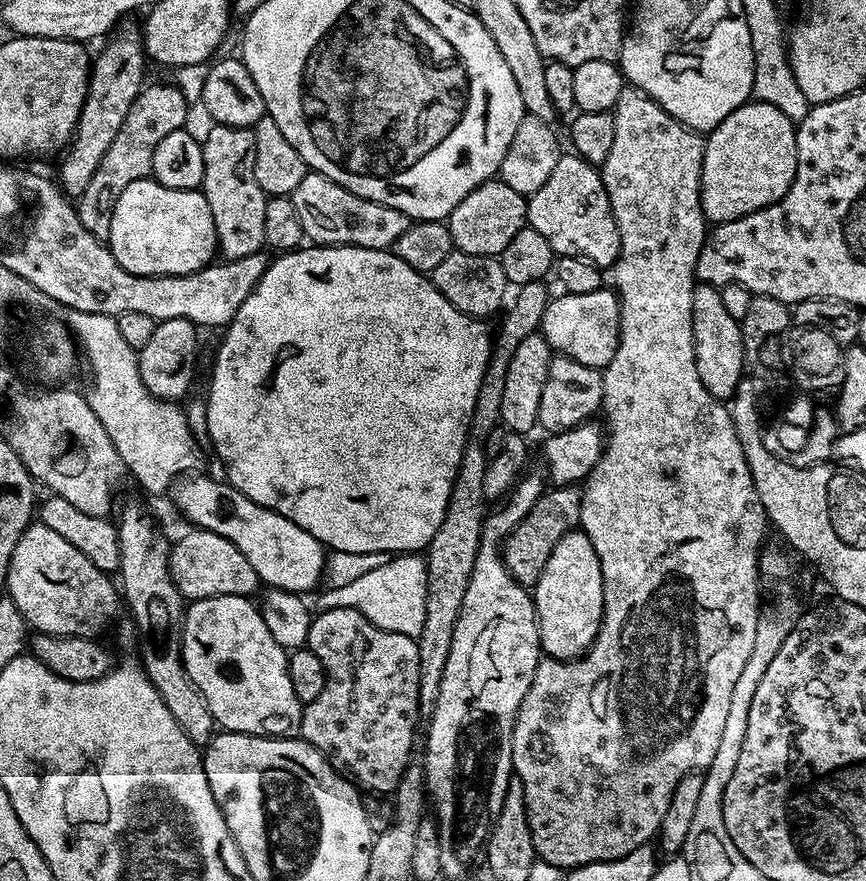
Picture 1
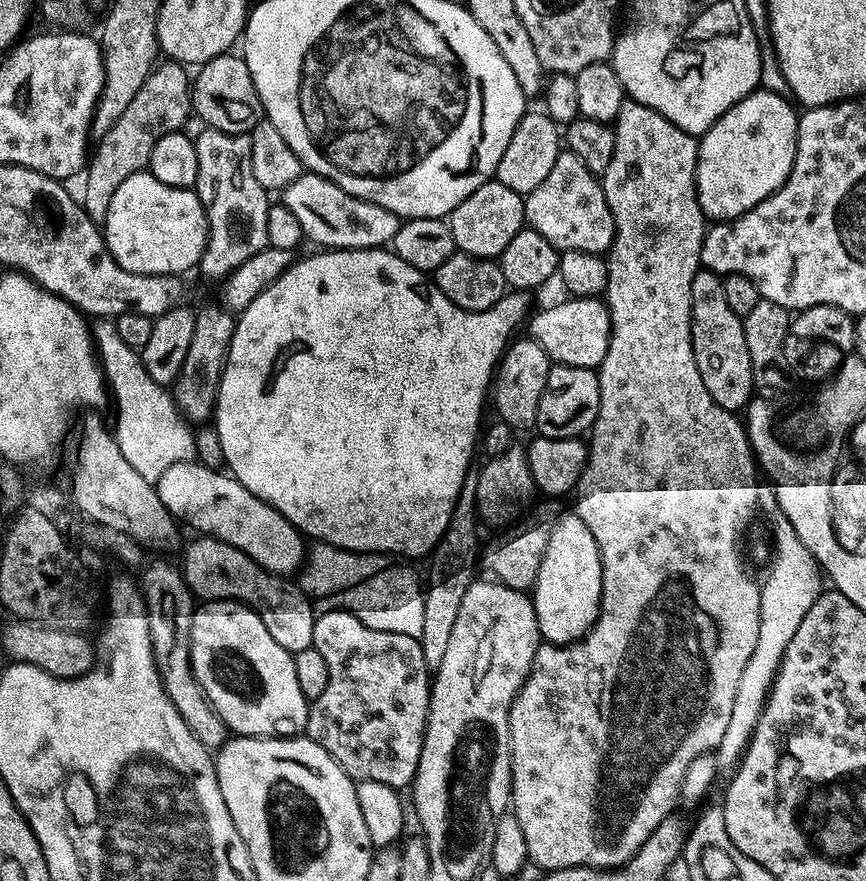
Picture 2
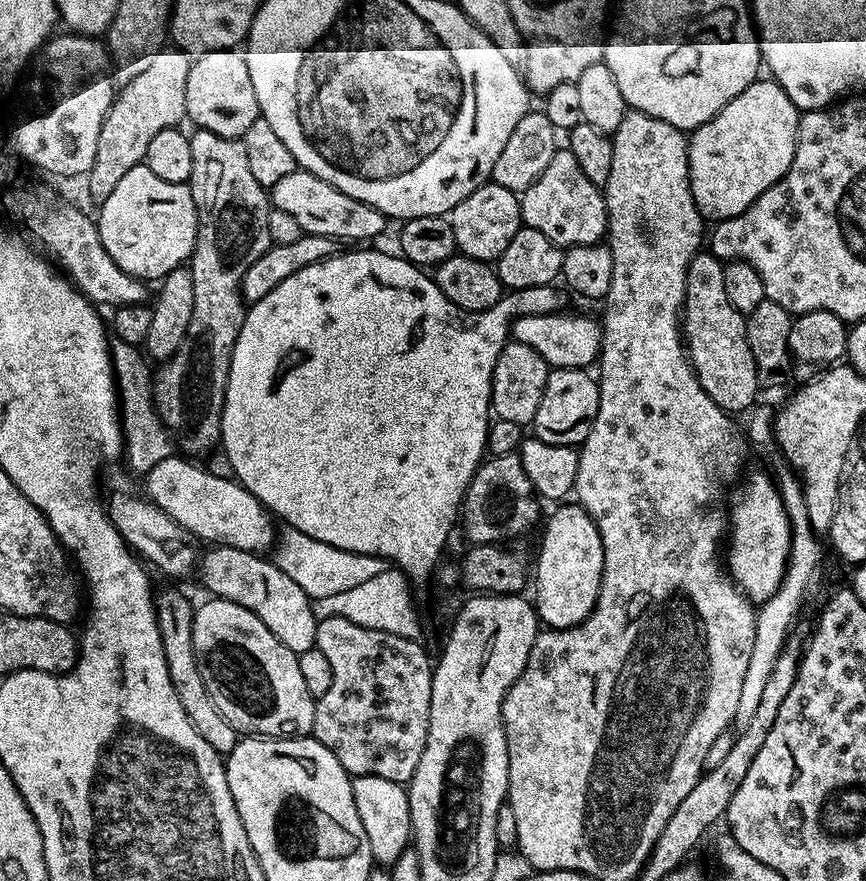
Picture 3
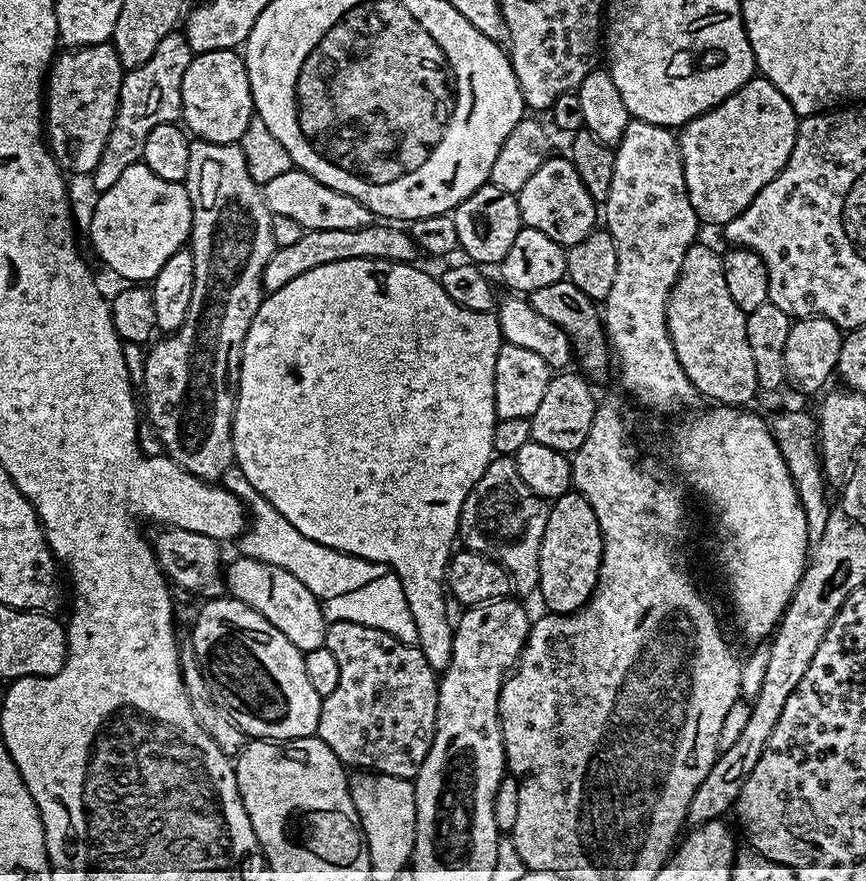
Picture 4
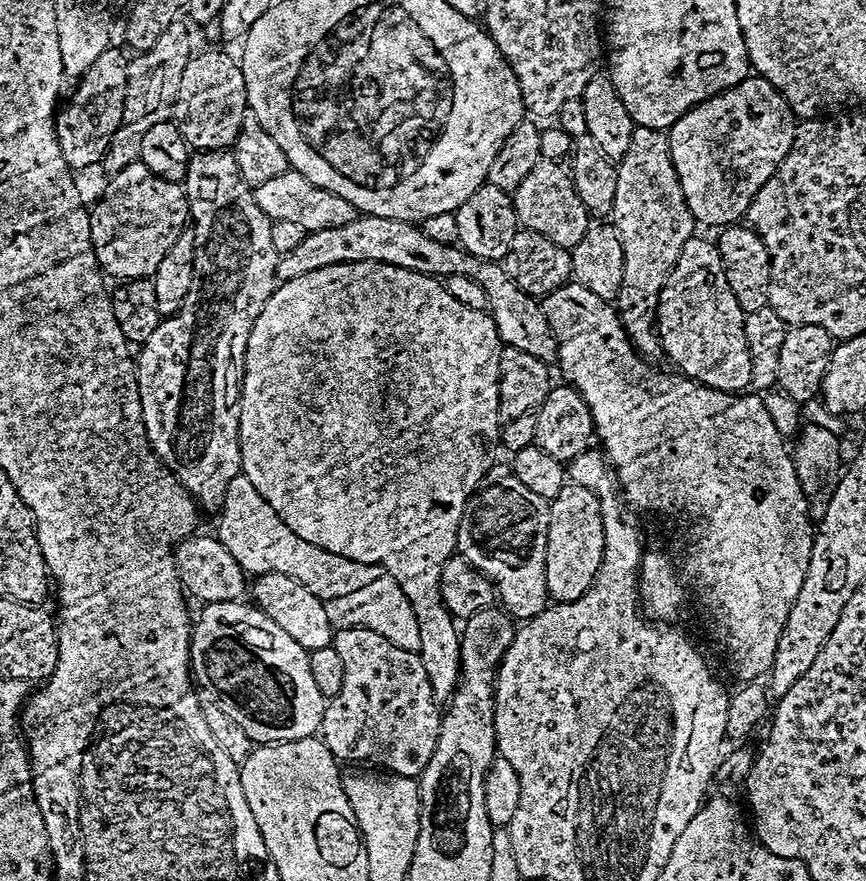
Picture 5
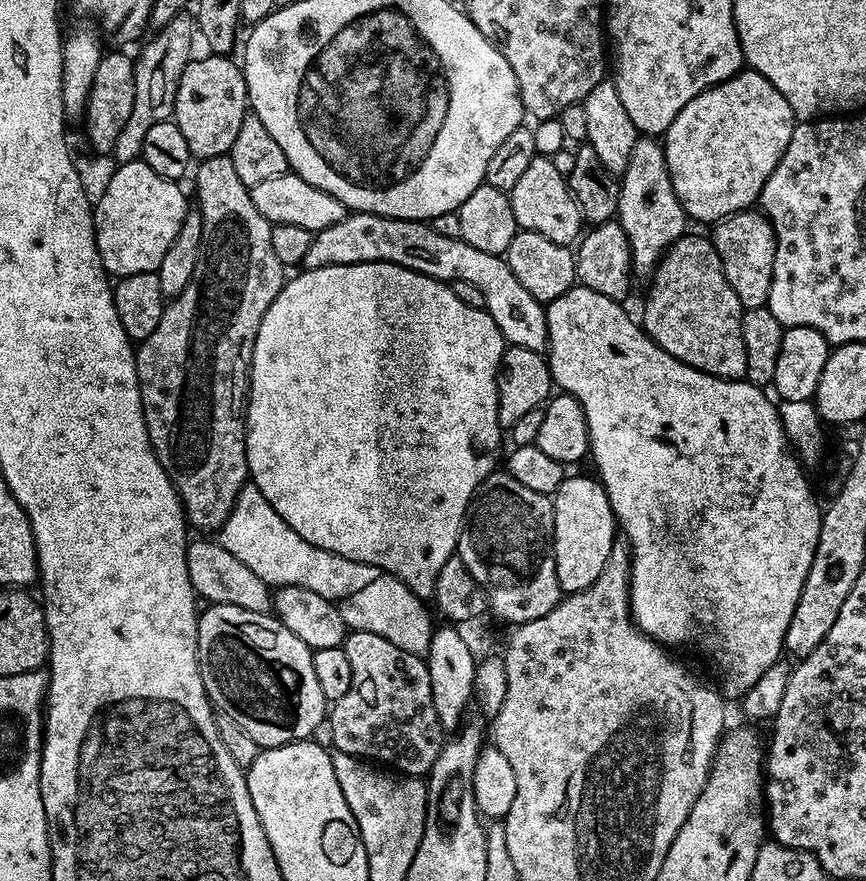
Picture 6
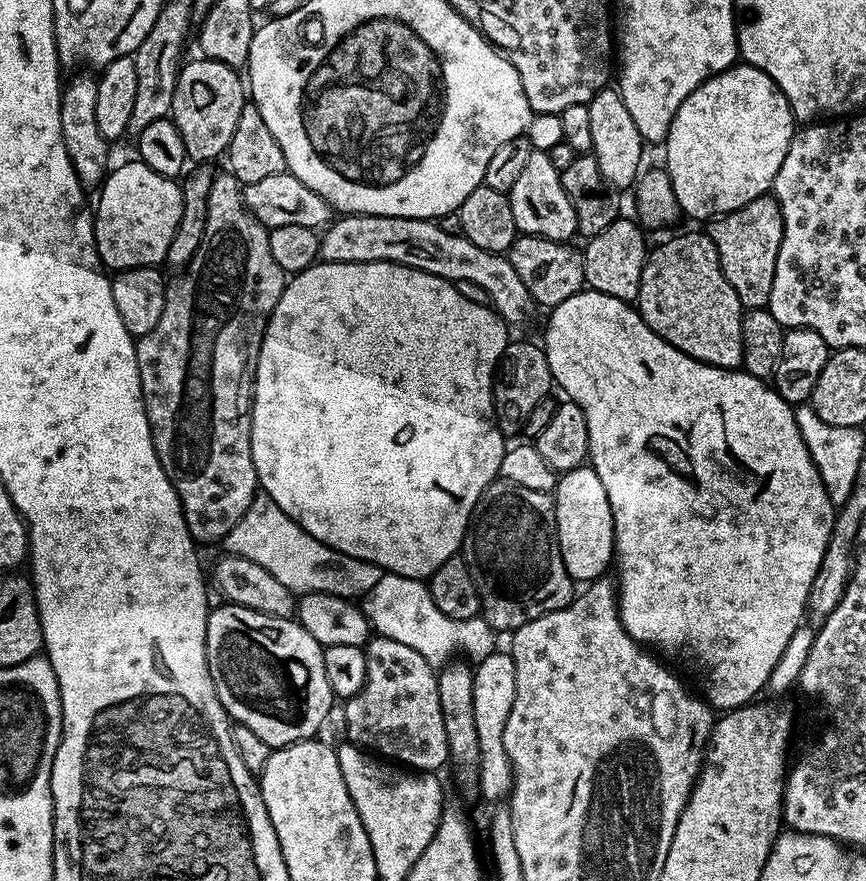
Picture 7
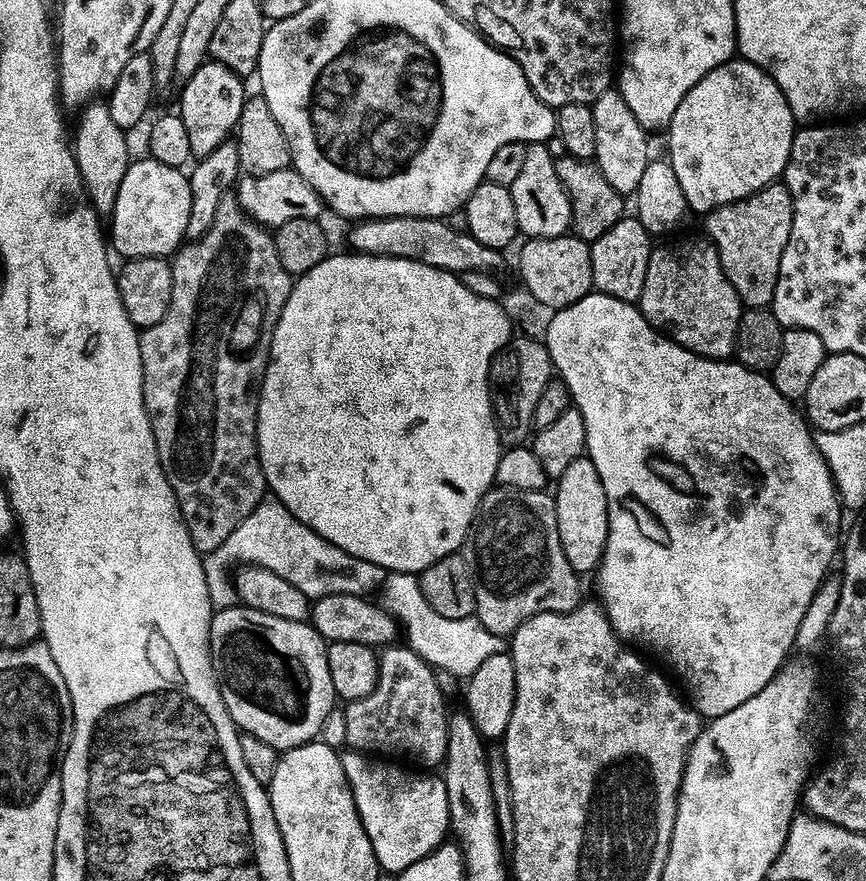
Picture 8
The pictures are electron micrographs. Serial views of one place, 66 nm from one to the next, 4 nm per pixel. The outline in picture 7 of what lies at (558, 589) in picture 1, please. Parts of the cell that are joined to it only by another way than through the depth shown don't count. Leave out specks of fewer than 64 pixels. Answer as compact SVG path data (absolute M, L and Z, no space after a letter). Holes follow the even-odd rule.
M591 466L572 468L561 475L554 493L556 510L556 545L560 548L562 562L573 581L595 582L609 571L614 556L612 511L602 487L602 478Z

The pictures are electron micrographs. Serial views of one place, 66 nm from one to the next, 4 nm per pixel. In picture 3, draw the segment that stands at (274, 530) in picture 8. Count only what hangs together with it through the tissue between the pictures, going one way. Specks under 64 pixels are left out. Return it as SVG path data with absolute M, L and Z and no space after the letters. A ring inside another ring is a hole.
M284 526L281 529L274 563L280 567L282 574L294 578L294 582L298 582L298 586L302 586L312 600L330 598L330 594L342 594L342 590L351 590L353 586L382 574L390 566L389 561L380 556L338 550L338 546L318 542L318 538L310 538L310 534L302 534L302 530L297 528Z

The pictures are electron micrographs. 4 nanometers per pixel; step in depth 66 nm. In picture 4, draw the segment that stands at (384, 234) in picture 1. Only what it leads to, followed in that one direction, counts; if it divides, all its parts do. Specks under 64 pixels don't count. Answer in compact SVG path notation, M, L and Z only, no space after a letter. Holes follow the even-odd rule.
M295 166L286 174L263 184L262 191L273 216L294 218L294 222L302 222L305 230L358 230L374 220L372 211L358 202L358 198L350 198L350 194L330 190L330 186L318 182L318 178Z

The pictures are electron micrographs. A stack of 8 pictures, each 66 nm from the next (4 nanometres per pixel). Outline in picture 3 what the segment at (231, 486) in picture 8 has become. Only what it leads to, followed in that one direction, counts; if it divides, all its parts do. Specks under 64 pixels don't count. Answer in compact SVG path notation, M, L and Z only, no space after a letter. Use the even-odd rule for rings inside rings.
M196 130L190 136L190 154L194 158L194 166L192 167L192 178L190 187L192 189L192 197L194 198L194 206L196 213L200 219L198 226L198 234L196 235L196 245L190 257L190 267L192 277L194 278L194 314L190 317L190 326L186 330L186 338L182 338L182 346L178 346L178 350L169 360L163 361L159 365L158 371L154 376L152 385L152 393L156 399L156 408L160 412L160 417L164 419L164 425L168 427L168 431L172 433L175 443L178 445L181 453L187 454L189 457L197 458L203 452L208 452L212 447L220 444L220 415L224 409L224 395L226 394L226 386L228 385L228 375L230 374L230 358L234 350L234 342L238 338L238 334L242 330L242 322L246 315L246 301L240 295L240 283L244 281L246 270L250 270L250 266L254 266L254 262L258 262L258 258L262 258L262 254L266 254L266 250L273 245L270 238L270 226L266 226L266 218L270 207L270 196L263 186L255 180L254 174L250 174L250 165L246 159L246 146L243 139L237 138L231 140L225 136L219 136L213 132Z

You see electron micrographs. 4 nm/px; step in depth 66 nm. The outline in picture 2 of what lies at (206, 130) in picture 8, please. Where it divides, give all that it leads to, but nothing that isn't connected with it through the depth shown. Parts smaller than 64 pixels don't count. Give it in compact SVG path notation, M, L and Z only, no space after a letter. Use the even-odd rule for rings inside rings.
M225 54L210 62L199 65L200 72L191 81L192 106L195 115L204 119L210 128L217 128L230 134L248 134L252 127L262 118L262 109L258 90L252 81L250 70L243 55ZM236 55L236 56L232 56Z

